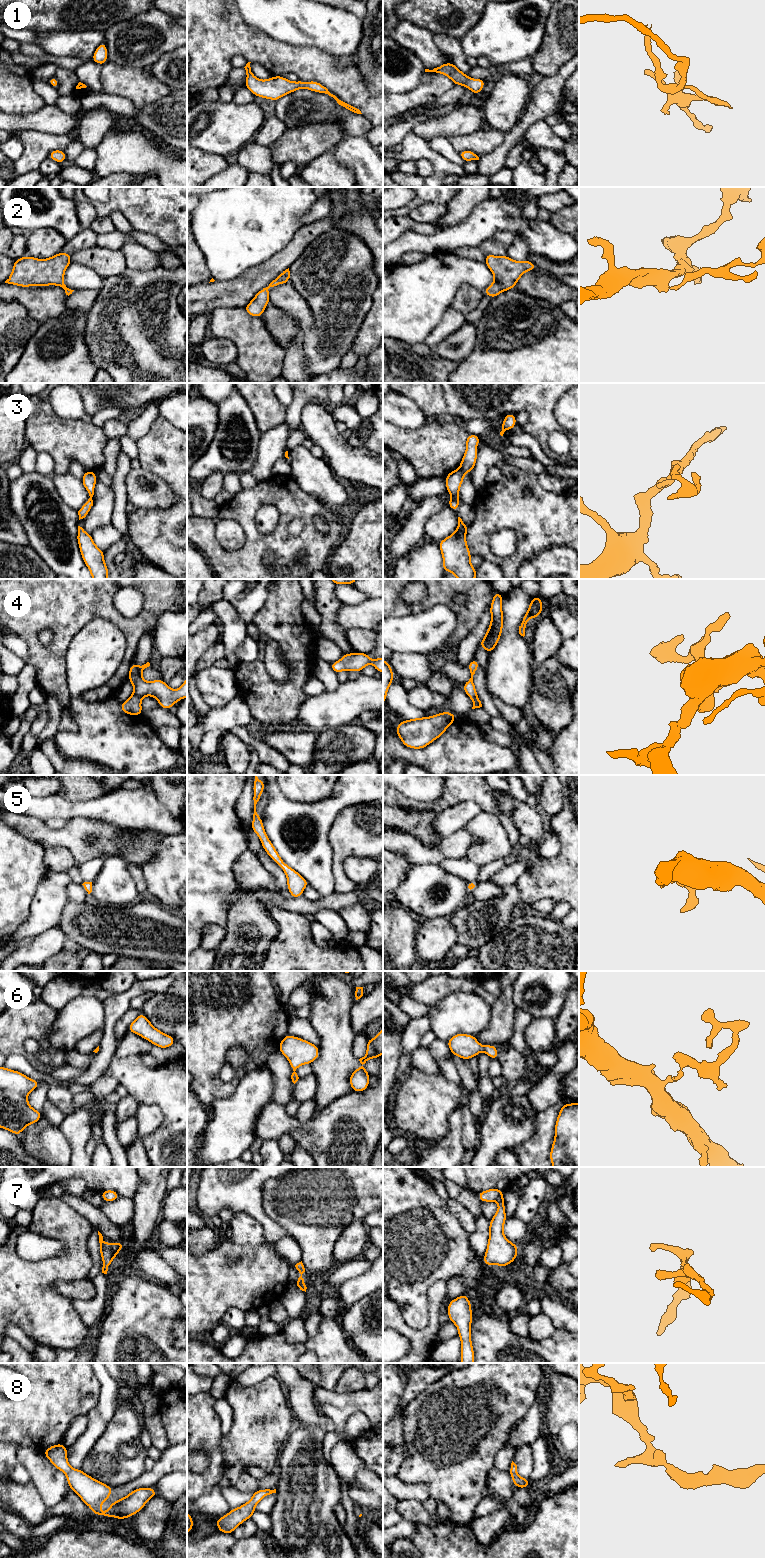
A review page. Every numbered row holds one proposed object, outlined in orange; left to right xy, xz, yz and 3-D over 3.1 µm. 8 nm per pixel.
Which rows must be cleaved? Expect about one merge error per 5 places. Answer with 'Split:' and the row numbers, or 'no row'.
Split: 3

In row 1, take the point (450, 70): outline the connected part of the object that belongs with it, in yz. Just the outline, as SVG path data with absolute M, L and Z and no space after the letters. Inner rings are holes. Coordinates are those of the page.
M452 62L442 64L433 70L425 69L425 72L436 72L449 77L454 85L463 85L470 89L475 95L479 94L485 84L485 79L472 79L460 71Z

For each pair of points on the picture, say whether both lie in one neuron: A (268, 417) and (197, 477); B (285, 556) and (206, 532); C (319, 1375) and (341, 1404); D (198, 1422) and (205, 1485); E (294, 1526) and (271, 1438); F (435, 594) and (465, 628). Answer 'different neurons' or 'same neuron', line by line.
A: different neurons
B: same neuron
C: different neurons
D: same neuron
E: different neurons
F: same neuron

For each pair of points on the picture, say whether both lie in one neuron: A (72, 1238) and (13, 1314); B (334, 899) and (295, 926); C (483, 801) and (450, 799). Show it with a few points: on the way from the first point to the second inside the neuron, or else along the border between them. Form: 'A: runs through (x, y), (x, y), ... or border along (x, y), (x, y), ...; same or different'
A: runs through (68, 1257), (30, 1295); same
B: border along (280, 909), (298, 912), (303, 915); different
C: runs through (475, 794), (458, 794); same

